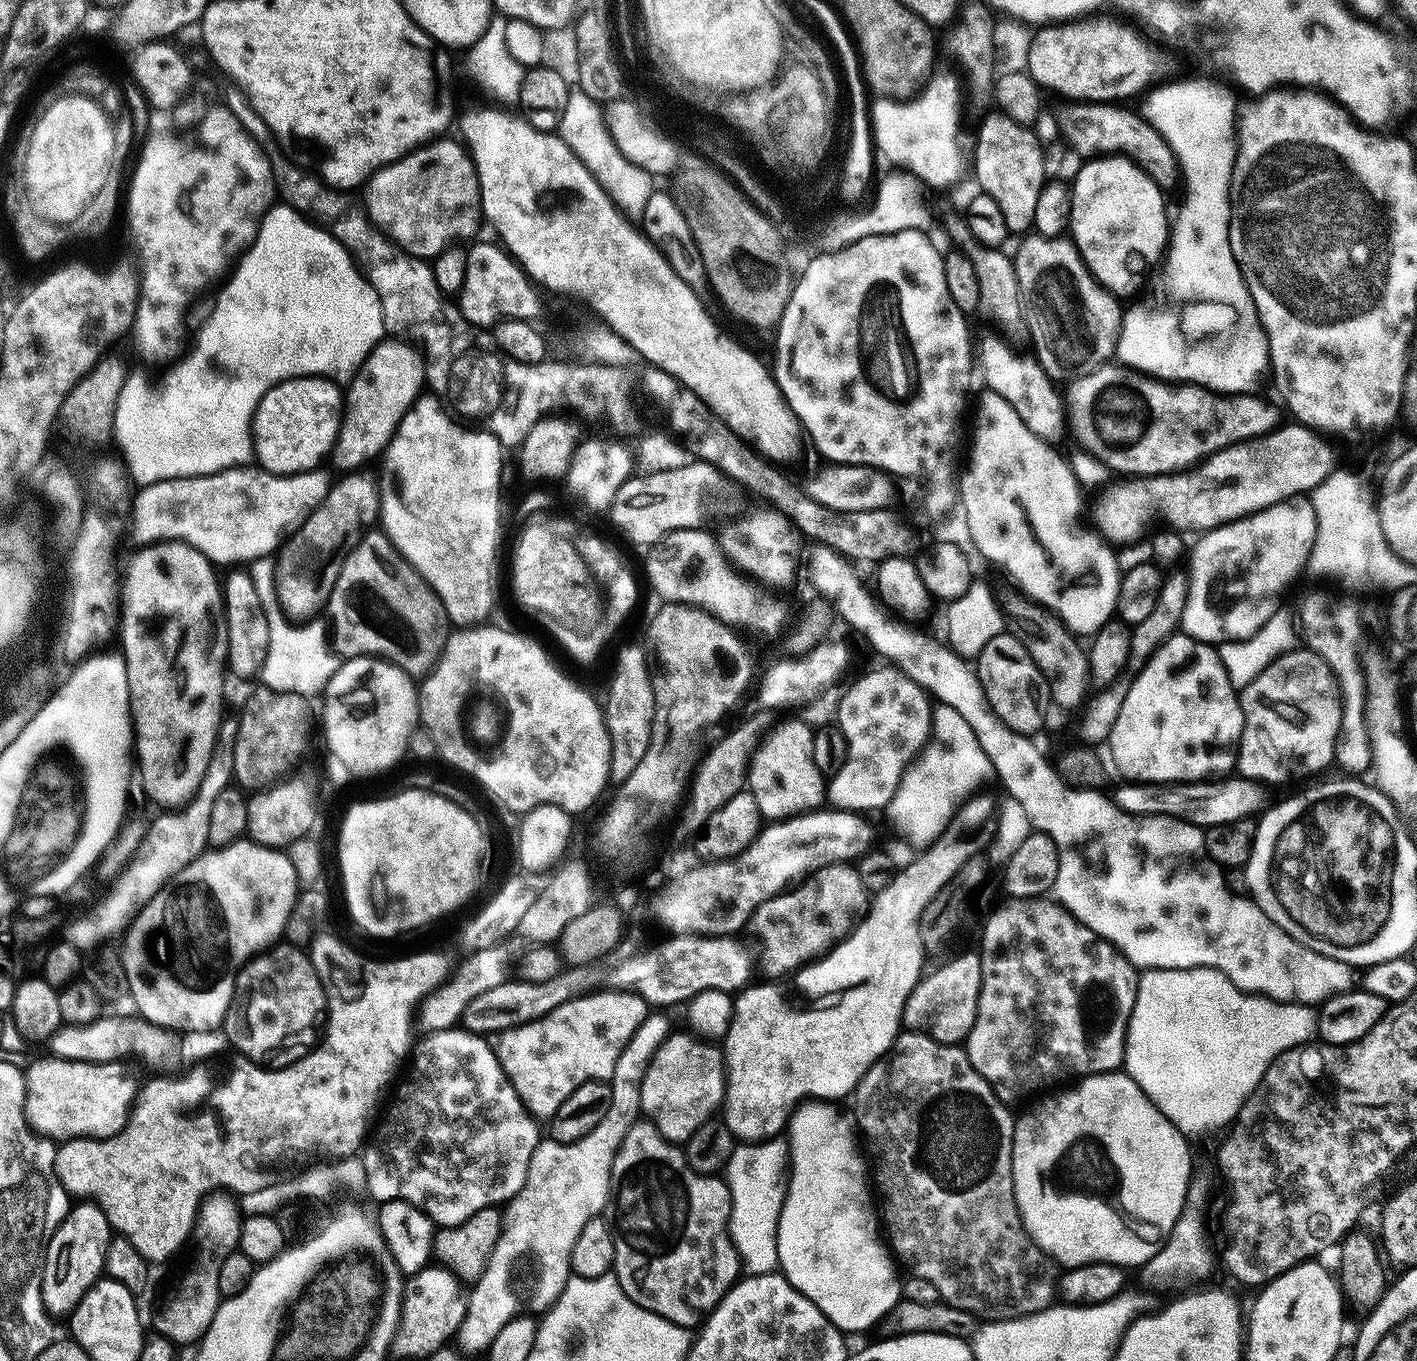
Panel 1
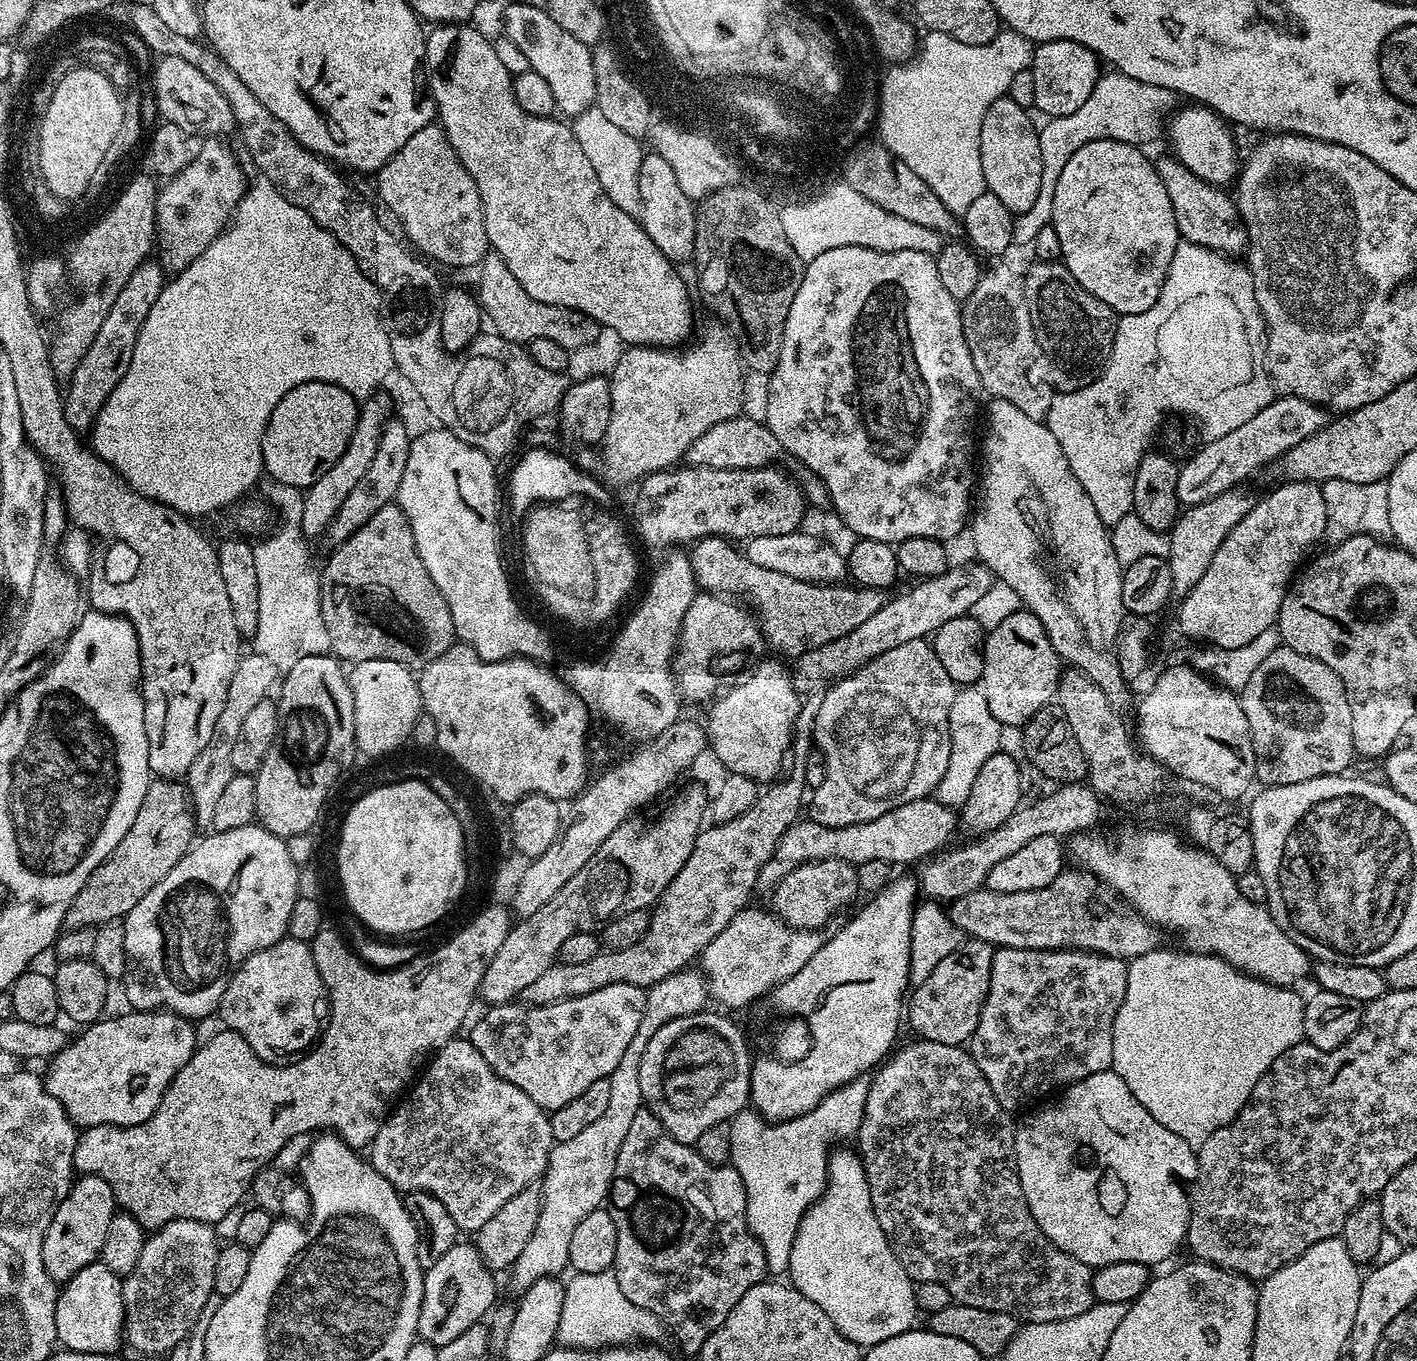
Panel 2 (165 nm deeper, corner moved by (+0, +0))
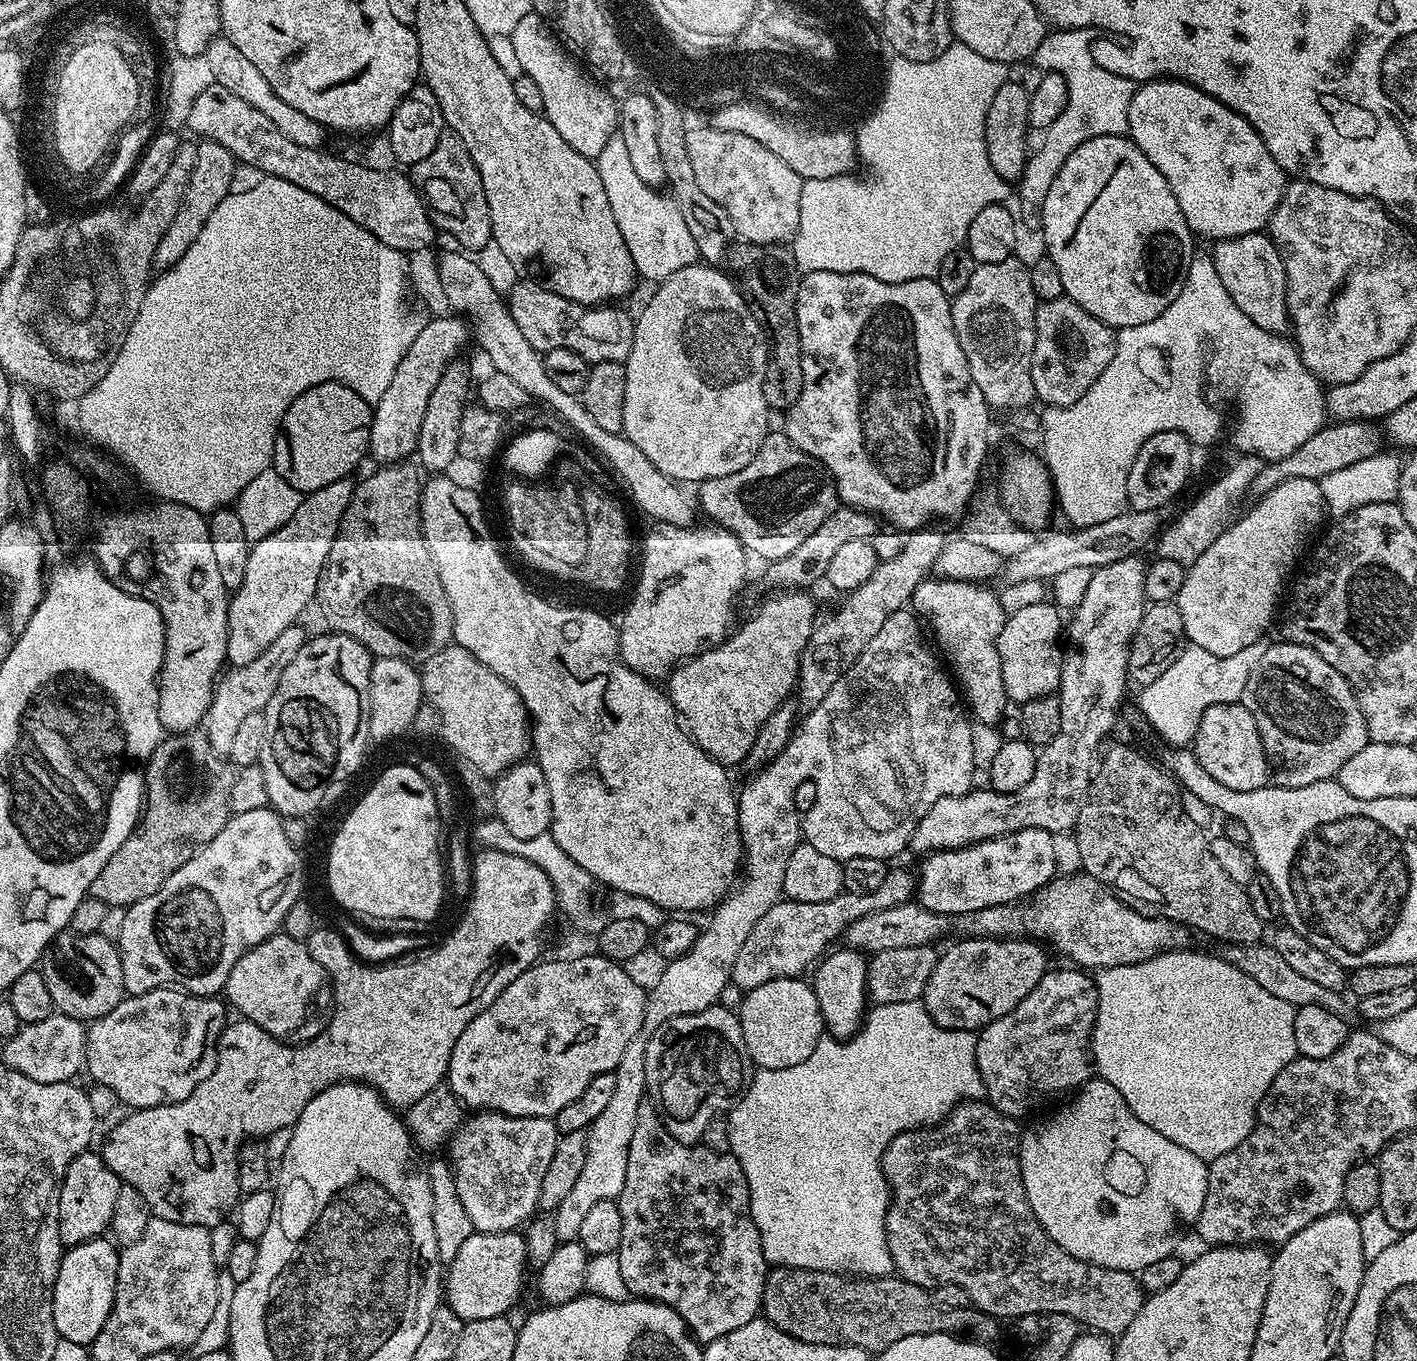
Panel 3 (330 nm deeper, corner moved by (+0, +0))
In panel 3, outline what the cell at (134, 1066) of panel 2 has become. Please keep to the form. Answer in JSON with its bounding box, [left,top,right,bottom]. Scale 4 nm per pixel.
[86,988,229,1109]

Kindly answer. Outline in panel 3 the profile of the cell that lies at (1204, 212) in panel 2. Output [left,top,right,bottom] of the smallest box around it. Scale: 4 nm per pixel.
[1210,232,1289,334]

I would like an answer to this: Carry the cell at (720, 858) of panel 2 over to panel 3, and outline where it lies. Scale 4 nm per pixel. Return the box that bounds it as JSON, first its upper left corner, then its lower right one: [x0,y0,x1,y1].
[798,526,946,710]

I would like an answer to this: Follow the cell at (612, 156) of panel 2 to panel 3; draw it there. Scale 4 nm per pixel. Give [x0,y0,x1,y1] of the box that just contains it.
[594,135,700,282]

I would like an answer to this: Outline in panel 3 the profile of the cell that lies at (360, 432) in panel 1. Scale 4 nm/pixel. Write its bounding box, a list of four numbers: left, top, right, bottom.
[227,478,353,668]

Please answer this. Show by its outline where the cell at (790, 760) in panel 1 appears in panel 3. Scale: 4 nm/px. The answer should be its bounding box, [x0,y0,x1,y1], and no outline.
[667,590,817,765]

